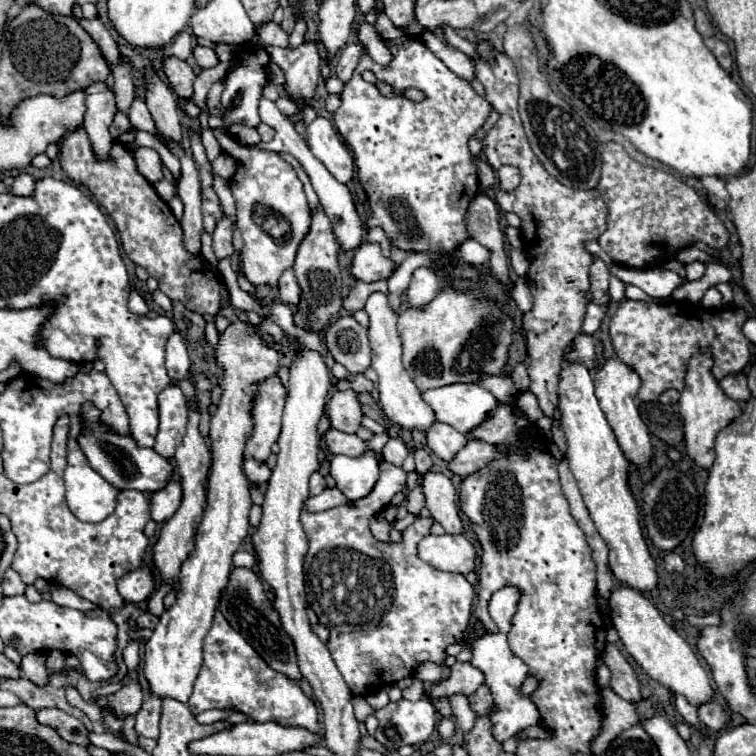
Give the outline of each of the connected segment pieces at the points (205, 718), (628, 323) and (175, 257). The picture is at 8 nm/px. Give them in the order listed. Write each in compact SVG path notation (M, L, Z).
M206 710L206 712L200 712L196 716L196 720L200 724L214 724L216 720L222 720L224 716L230 716L230 714L232 714L232 710L224 710L224 712L220 712L220 710Z
M622 300L610 322L610 338L618 358L642 380L638 400L652 402L668 388L682 390L690 358L706 352L706 348L714 356L712 374L716 380L722 380L728 374L738 374L750 360L750 342L742 334L746 320L748 314L740 306L672 314L662 302Z
M82 128L70 132L60 142L60 164L62 170L78 184L90 188L96 200L112 216L120 238L122 248L134 264L140 264L148 270L152 278L158 280L160 290L172 298L180 300L192 312L218 312L222 302L222 290L226 284L220 272L212 270L200 254L192 254L184 248L184 232L180 222L174 218L172 210L160 196L154 186L136 172L132 152L126 150L120 142L114 144L108 162L98 162L94 158L90 140Z

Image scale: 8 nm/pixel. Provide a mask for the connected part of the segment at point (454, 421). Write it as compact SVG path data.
M448 384L424 390L422 398L432 408L438 422L448 424L462 434L484 422L488 410L492 410L498 402L478 384Z

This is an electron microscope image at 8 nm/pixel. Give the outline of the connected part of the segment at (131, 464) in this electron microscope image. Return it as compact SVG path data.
M86 404L84 406L84 428L80 436L80 446L84 448L84 454L88 458L88 464L104 476L112 486L118 490L142 490L142 492L156 492L164 488L164 484L172 476L172 464L164 460L160 454L156 454L152 448L138 448L136 442L130 436L118 436L108 426L100 424L100 412Z

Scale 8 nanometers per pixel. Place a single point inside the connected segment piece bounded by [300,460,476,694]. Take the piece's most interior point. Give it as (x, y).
(405, 611)

